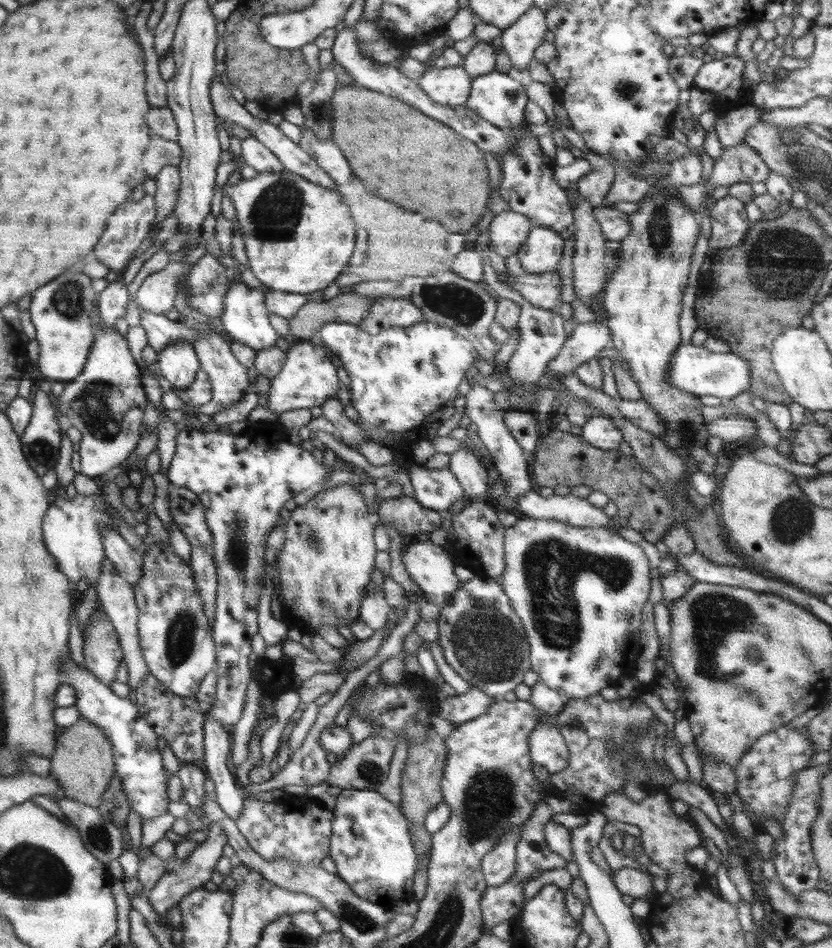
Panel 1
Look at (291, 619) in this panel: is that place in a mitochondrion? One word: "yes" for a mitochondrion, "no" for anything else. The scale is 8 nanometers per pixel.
no

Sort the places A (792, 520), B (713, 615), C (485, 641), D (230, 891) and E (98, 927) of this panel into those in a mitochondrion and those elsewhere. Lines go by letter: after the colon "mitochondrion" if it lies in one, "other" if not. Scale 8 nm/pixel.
A: mitochondrion
B: mitochondrion
C: mitochondrion
D: other
E: other

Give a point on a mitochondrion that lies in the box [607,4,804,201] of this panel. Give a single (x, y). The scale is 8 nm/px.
(626, 88)

